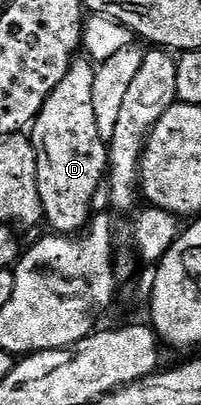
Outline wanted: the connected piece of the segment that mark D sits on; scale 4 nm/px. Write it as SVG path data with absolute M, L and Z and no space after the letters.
M88 57L73 59L71 68L59 88L47 96L37 119L31 123L31 141L37 153L37 183L44 221L54 235L77 236L90 225L94 217L93 201L97 189L102 189L109 169L109 148L99 138L95 122L92 88L96 76L94 63Z

